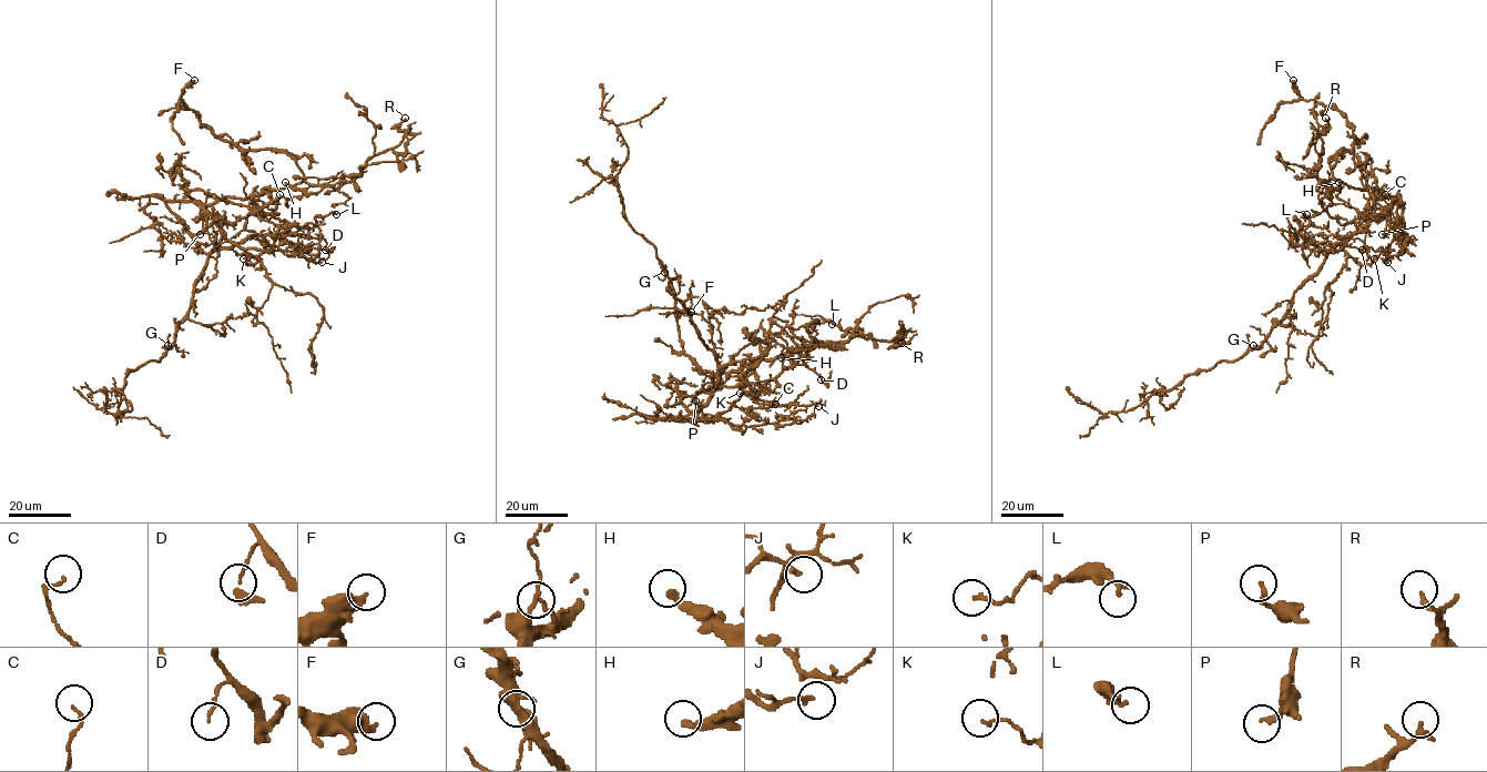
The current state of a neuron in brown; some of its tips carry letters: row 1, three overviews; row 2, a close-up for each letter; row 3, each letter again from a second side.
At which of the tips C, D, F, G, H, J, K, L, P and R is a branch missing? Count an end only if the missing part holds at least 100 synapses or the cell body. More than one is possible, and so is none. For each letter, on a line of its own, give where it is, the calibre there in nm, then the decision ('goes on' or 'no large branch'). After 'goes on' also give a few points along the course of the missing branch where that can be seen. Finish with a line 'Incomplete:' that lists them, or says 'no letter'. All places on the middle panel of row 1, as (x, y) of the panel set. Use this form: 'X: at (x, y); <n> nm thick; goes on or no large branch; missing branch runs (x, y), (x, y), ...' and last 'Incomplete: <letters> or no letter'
C: at (775, 404); 90 nm thick; no large branch
D: at (821, 379); 100 nm thick; no large branch
F: at (691, 312); 360 nm thick; no large branch
G: at (664, 272); 120 nm thick; no large branch
H: at (781, 357); 280 nm thick; no large branch
J: at (818, 406); 130 nm thick; no large branch
K: at (740, 393); 140 nm thick; no large branch
L: at (832, 324); 160 nm thick; no large branch
P: at (695, 400); 200 nm thick; no large branch
R: at (902, 343); 240 nm thick; no large branch
Incomplete: no letter

